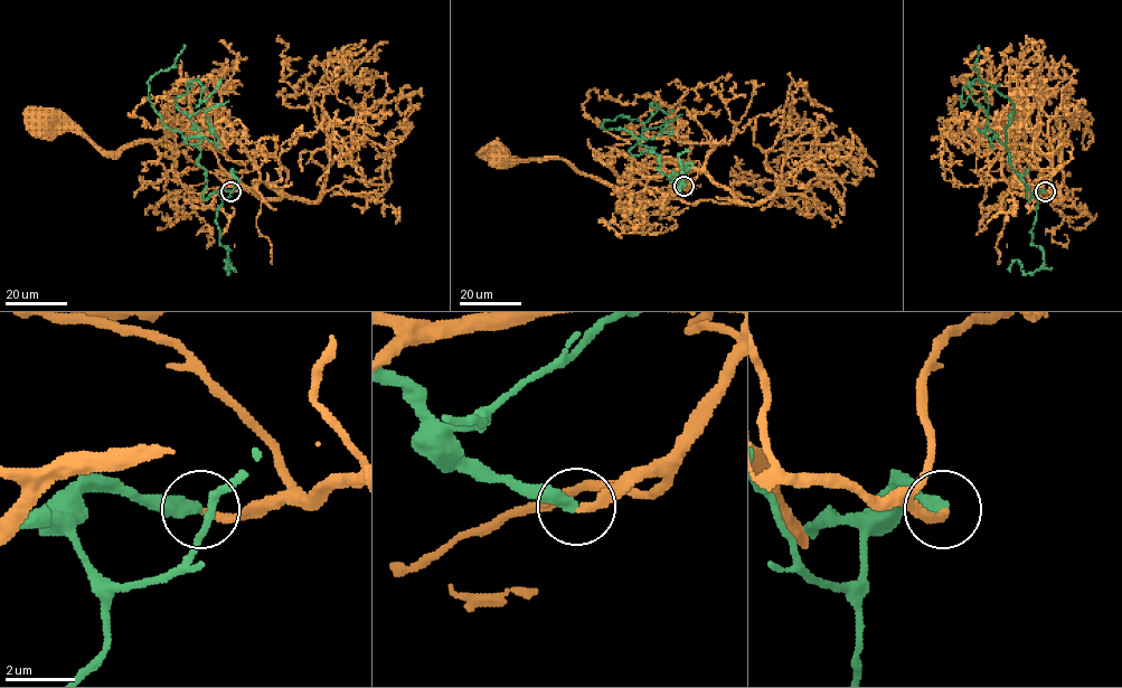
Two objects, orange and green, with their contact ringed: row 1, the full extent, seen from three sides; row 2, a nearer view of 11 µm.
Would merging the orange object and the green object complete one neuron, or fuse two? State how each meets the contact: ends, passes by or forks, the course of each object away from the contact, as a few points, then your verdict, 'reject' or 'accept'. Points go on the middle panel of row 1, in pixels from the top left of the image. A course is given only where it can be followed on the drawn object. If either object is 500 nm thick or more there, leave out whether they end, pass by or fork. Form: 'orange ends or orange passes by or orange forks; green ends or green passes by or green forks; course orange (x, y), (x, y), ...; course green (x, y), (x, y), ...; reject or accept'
orange ends; green ends; course orange (684, 187), (691, 185), (650, 205), (628, 205), (619, 198), (628, 192), (578, 173), (563, 159), (496, 156); course green (684, 187), (656, 168), (654, 147), (630, 152), (656, 112), (653, 102), (667, 113), (675, 110); reject

